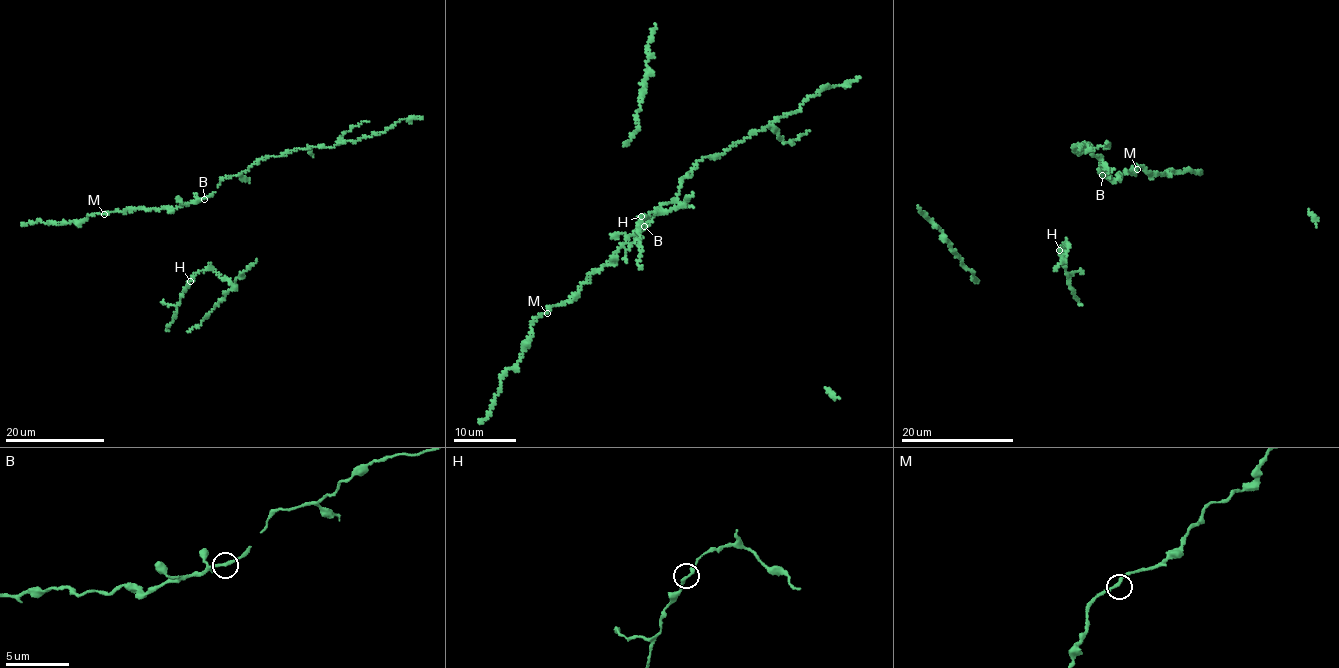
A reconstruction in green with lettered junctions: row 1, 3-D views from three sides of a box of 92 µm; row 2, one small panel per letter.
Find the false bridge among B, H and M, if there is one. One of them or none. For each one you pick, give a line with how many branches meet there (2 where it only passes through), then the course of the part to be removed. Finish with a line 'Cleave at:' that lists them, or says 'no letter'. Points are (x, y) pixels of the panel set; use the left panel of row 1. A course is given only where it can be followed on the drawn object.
Cleave at: no letter

